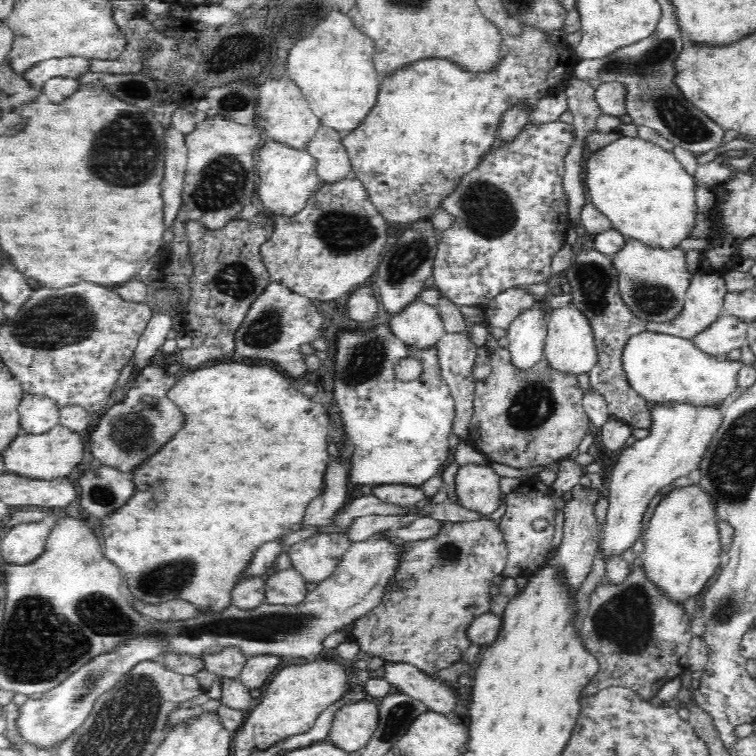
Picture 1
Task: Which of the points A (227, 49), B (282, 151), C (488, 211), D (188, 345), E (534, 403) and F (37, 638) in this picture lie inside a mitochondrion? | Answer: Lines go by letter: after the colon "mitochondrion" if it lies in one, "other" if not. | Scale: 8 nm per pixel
A: mitochondrion
B: other
C: mitochondrion
D: other
E: mitochondrion
F: mitochondrion

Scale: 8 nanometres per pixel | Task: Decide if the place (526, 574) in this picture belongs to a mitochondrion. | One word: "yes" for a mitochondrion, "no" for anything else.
no

